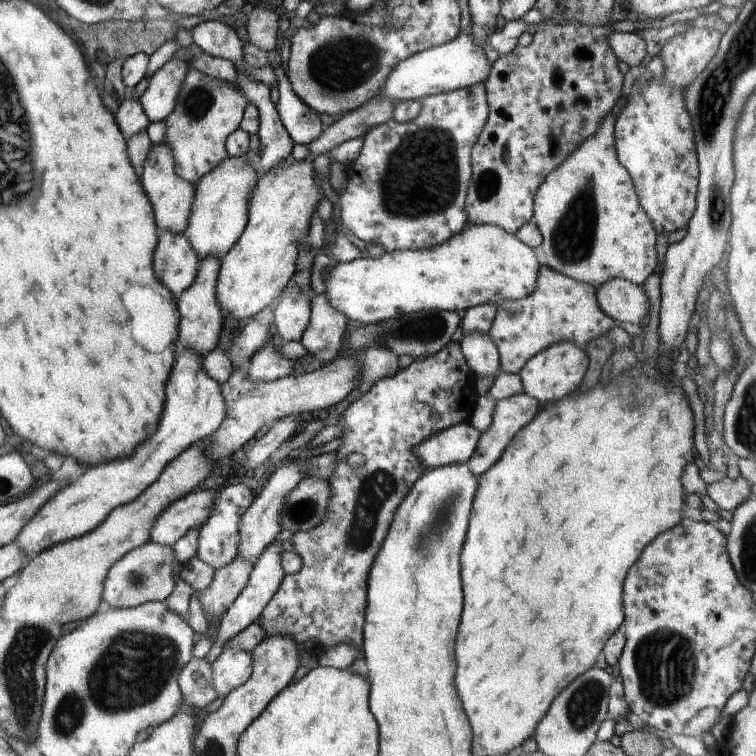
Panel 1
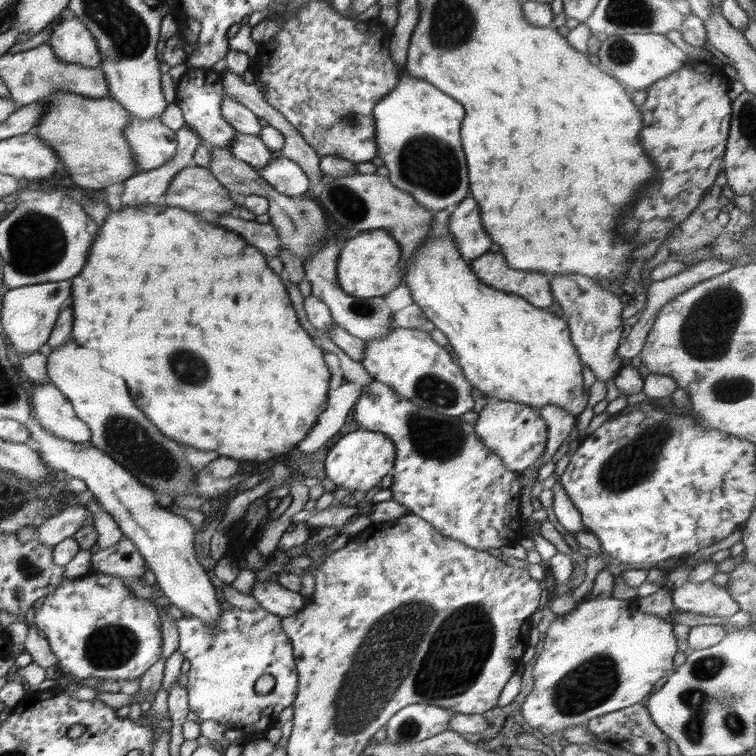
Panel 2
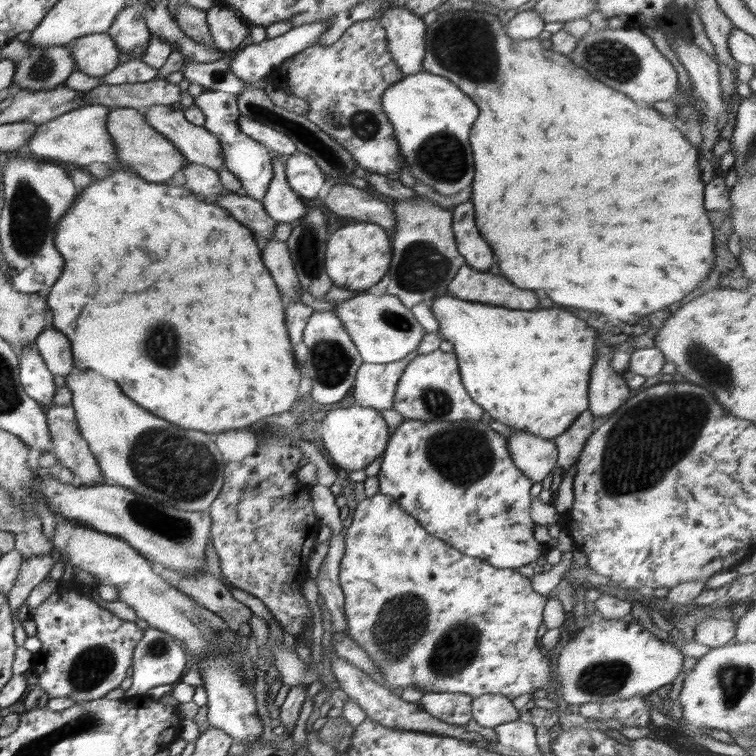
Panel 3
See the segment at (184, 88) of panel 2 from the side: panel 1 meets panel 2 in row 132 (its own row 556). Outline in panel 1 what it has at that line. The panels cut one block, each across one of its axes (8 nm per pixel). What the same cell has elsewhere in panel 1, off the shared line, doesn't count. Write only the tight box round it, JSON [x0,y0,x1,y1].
[197,483,254,570]

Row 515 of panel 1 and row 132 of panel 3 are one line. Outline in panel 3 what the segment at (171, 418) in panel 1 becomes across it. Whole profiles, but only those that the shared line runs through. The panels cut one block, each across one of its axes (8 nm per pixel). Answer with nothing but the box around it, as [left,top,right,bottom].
[26,103,116,166]

